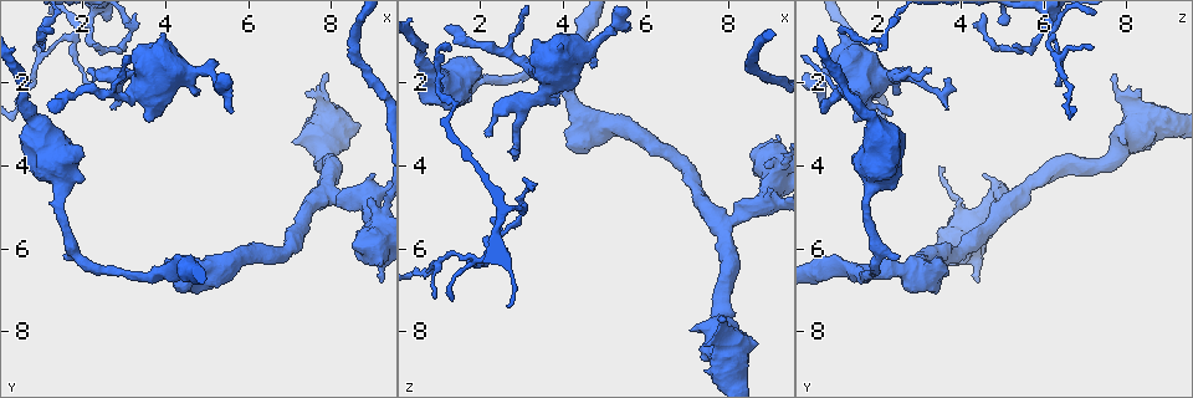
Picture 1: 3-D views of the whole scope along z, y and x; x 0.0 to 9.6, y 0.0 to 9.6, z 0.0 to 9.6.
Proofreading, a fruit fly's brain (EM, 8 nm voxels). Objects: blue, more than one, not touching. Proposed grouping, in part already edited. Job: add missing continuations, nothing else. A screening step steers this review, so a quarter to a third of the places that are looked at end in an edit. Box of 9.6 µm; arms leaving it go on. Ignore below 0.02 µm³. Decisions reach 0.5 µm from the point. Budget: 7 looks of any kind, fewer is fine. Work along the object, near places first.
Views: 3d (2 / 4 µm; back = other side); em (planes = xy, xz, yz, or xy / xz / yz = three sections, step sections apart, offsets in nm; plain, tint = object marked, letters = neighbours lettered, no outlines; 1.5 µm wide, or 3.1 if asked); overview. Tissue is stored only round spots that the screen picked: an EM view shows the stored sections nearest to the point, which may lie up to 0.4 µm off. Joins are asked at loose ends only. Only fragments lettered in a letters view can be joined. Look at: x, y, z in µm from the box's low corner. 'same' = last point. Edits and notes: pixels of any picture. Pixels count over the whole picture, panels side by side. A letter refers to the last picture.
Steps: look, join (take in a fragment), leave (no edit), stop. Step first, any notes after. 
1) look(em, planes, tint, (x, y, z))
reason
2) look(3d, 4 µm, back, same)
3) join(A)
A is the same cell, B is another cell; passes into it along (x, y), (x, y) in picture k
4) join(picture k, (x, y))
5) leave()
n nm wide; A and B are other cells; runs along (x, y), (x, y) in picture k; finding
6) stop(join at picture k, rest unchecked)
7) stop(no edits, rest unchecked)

look(3d, 2 µm, back, (1.60, 6.15, 2.50))
an open end

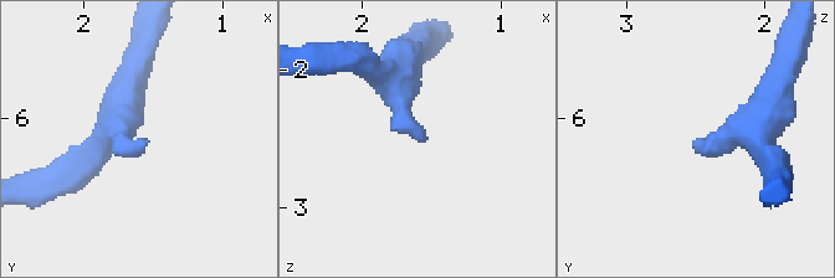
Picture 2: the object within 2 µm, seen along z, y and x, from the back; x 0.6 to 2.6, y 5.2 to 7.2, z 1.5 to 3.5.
look(em, planes, letters, (1.56, 6.18, 2.50))
shape alone is not enough

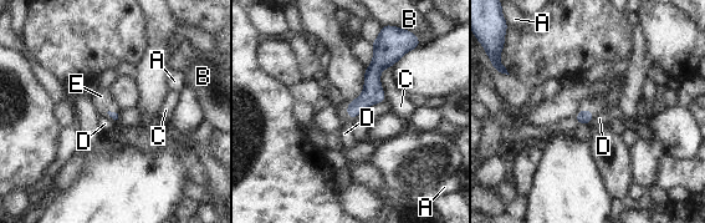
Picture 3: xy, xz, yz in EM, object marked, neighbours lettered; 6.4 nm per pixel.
join(E)
E is the same cell, A, B, C and D are other cells; passes into it along (115, 116), (112, 112), (101, 100) in picture 3; the neuron continues

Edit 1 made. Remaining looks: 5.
look(3d, 4 µm, back, (3.55, 2.95, 1.40))
thick end

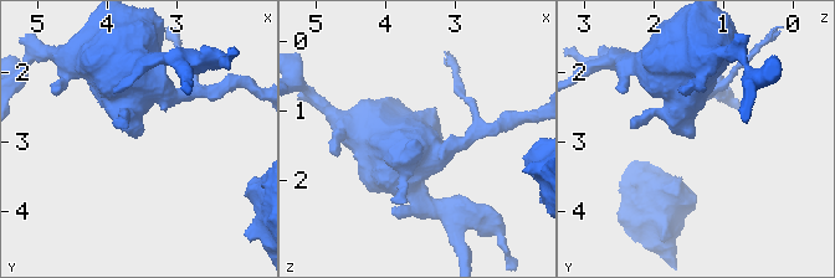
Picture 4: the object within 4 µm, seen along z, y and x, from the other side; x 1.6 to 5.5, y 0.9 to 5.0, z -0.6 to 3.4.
look(em, yz, step 4, letters, (3.55, 2.85, 1.45))

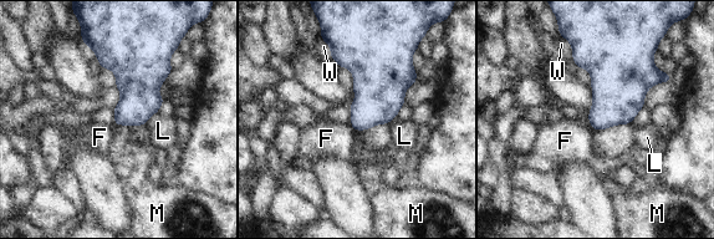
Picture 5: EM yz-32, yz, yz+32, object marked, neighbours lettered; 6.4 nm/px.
leave()
F, L, M and W are other cells; border along (115, 125), (131, 125), (133, 127) in picture 5; none of them fits

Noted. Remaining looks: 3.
stop(join at picture 3, rest unchecked)

